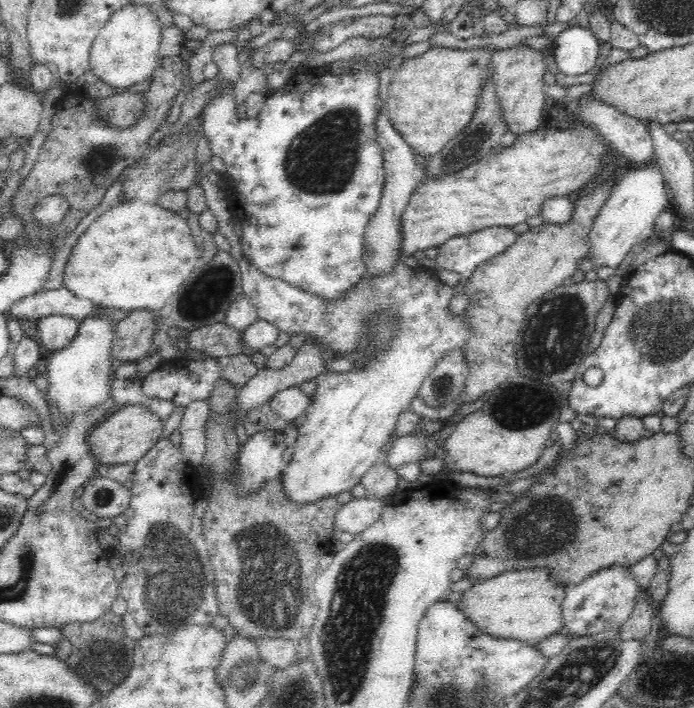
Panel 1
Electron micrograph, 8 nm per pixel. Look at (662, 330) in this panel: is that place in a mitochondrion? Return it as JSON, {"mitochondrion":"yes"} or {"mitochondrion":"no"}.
{"mitochondrion":"yes"}

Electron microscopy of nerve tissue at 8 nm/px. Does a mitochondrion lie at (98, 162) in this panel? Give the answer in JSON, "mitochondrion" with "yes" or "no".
{"mitochondrion":"yes"}

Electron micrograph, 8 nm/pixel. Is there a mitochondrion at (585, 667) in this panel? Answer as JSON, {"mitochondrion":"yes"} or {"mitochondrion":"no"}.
{"mitochondrion":"yes"}

